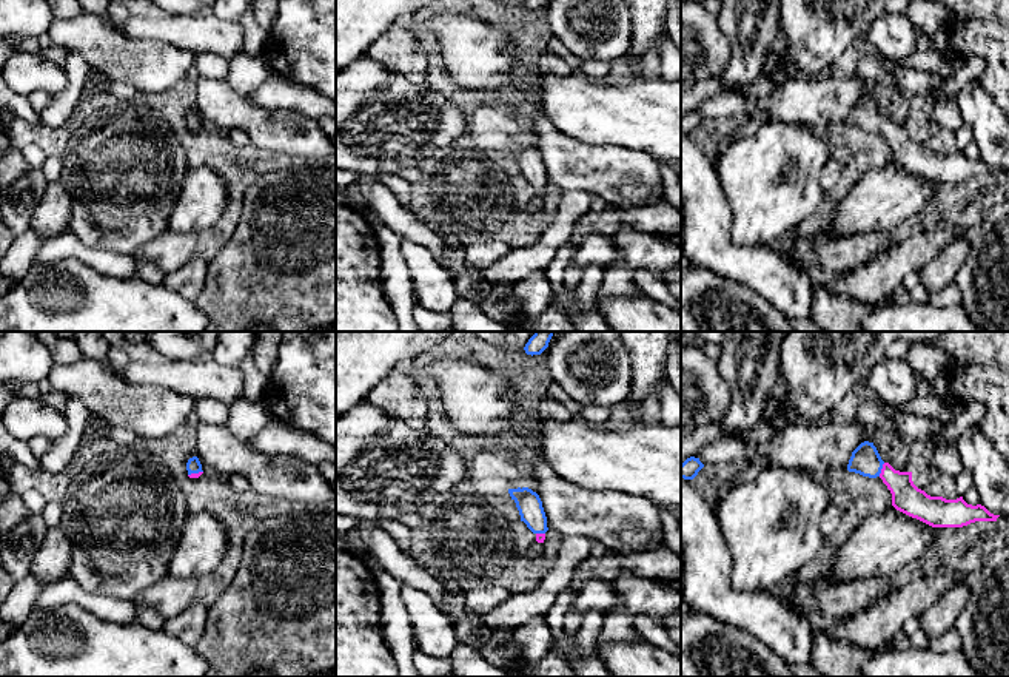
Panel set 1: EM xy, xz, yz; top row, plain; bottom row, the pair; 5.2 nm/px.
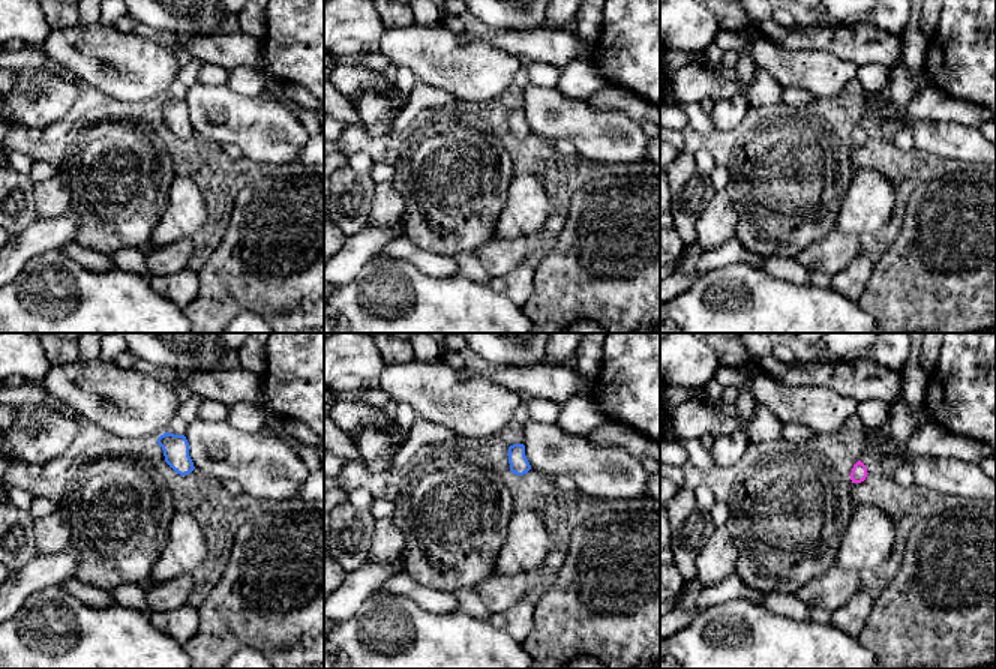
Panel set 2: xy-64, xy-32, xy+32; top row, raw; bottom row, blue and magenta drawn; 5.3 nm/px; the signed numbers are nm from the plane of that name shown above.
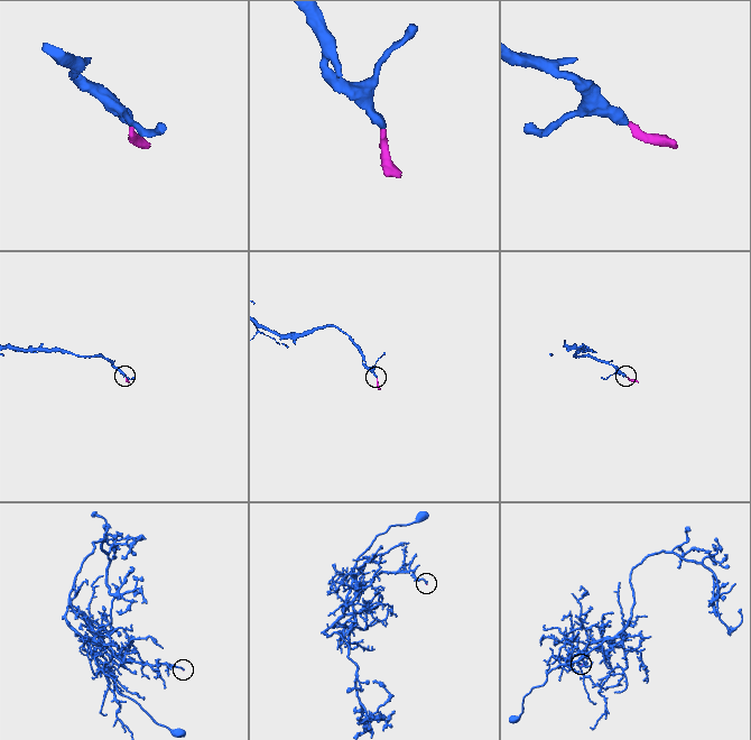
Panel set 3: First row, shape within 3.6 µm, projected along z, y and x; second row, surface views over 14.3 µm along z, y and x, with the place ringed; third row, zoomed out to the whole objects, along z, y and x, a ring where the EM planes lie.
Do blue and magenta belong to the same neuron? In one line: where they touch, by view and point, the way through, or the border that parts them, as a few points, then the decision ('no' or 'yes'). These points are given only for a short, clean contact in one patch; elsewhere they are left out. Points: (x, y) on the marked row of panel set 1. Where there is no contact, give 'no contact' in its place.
contact yz (881, 468); way yz (864, 460), (872, 466), (881, 468), (903, 489), (906, 497); yes

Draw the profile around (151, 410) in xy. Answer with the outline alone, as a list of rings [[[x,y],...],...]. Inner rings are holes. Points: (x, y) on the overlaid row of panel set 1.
[[[85,359],[54,364],[48,375],[52,390],[79,398],[89,415],[111,427],[136,432],[143,444],[185,426],[196,401],[159,384],[132,384],[108,361]]]

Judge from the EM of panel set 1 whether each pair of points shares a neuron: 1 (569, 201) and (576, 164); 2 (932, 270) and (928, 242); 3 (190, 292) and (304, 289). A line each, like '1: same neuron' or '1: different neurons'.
1: different neurons
2: different neurons
3: different neurons

